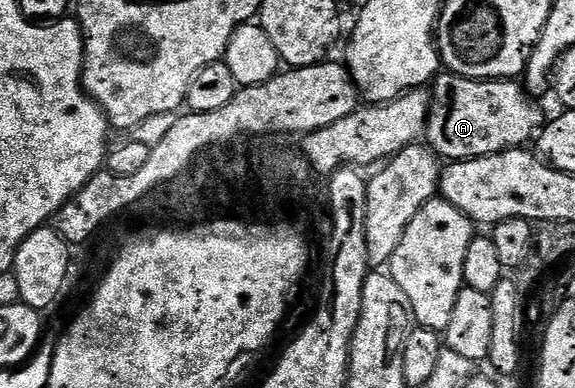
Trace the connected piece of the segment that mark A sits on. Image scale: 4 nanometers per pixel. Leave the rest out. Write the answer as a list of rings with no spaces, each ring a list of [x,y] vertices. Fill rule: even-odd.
[[[442,72],[430,90],[424,142],[439,159],[450,162],[467,162],[470,158],[516,150],[525,147],[526,141],[529,138],[531,141],[542,129],[544,117],[538,106],[541,105],[531,101],[517,81],[461,78],[458,74]]]

